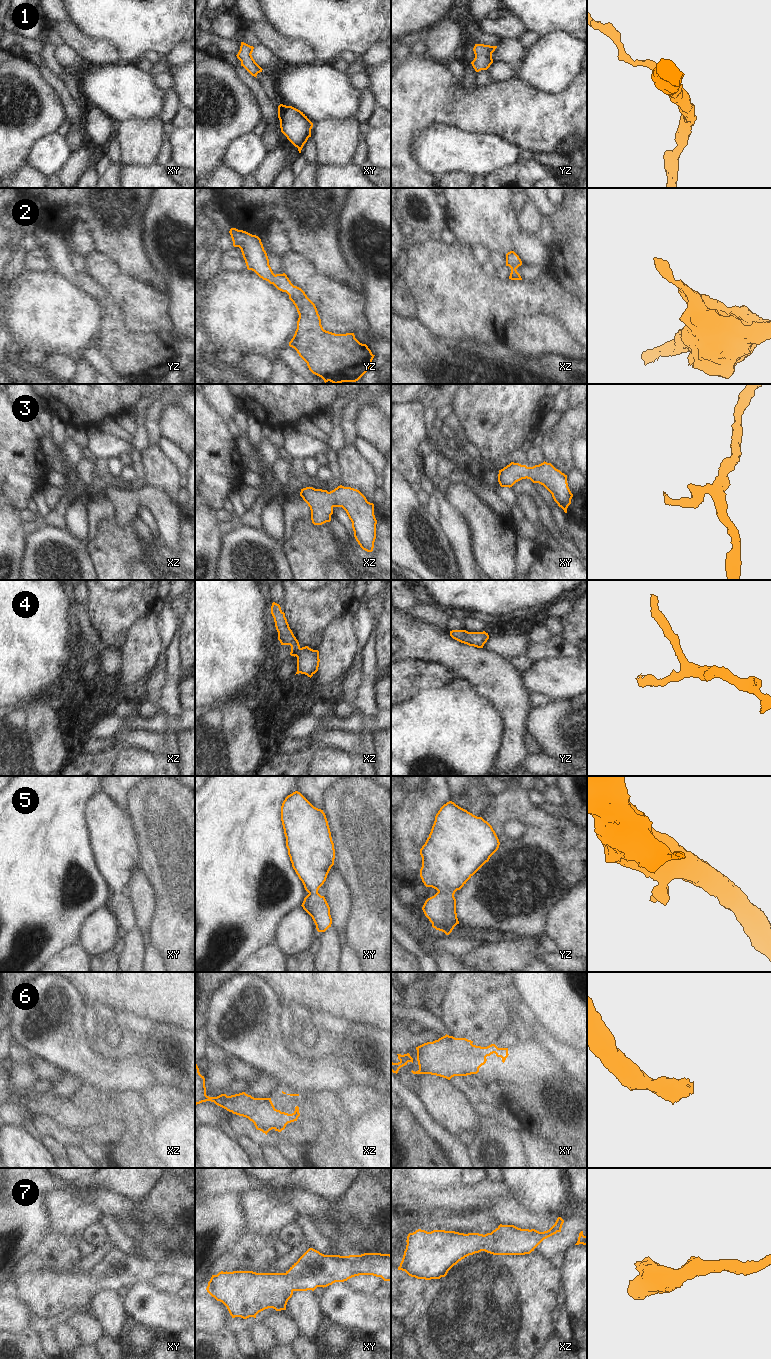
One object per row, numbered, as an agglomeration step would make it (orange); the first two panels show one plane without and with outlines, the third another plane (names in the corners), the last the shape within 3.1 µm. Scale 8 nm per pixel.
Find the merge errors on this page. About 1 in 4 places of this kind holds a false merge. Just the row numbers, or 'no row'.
no row

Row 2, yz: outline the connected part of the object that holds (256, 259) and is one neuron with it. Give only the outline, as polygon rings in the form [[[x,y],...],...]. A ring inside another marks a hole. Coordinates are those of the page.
[[[231,228],[229,233],[233,246],[241,249],[247,269],[254,271],[260,278],[273,284],[278,290],[286,292],[295,305],[299,318],[297,329],[289,342],[289,346],[297,351],[299,356],[307,363],[309,370],[321,377],[325,383],[330,381],[333,384],[339,384],[358,381],[372,366],[372,360],[375,356],[368,346],[360,343],[355,338],[354,333],[335,334],[324,330],[317,308],[305,292],[294,286],[285,273],[276,275],[273,273],[267,253],[258,236],[236,228]]]

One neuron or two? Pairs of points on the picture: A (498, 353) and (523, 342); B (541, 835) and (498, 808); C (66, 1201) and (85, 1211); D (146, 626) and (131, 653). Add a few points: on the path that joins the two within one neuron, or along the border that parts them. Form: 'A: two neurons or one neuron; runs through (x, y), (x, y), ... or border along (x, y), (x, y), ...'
A: two neurons; border along (504, 343), (512, 350), (531, 357)
B: one neuron; runs through (532, 824), (516, 808), (509, 808)
C: one neuron; runs through (71, 1206), (76, 1211), (80, 1211)
D: one neuron; runs through (145, 633), (144, 640), (138, 646)

